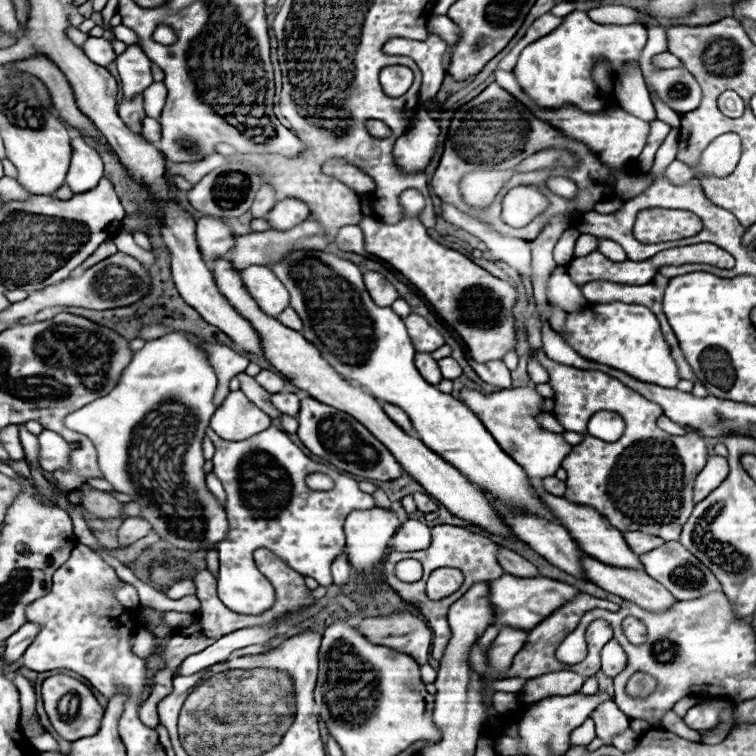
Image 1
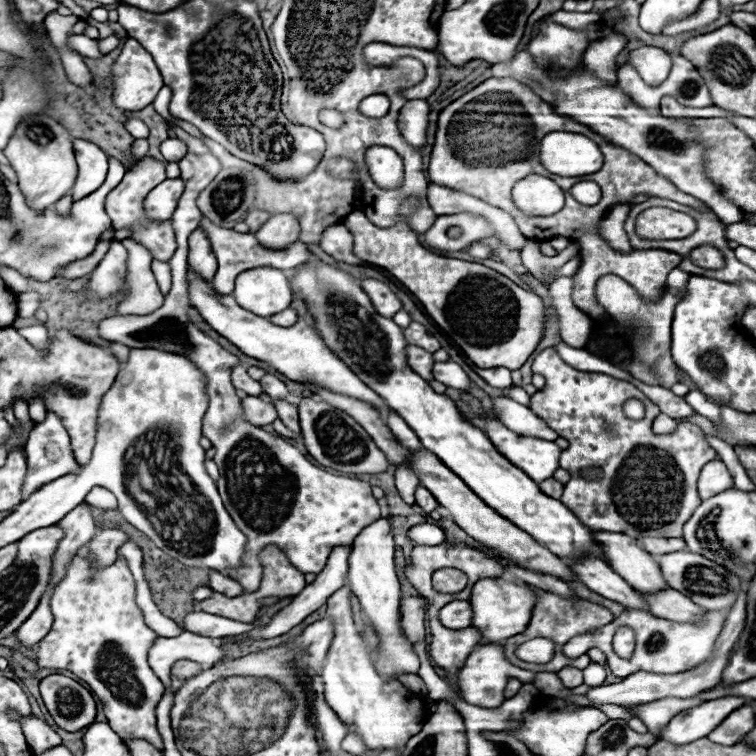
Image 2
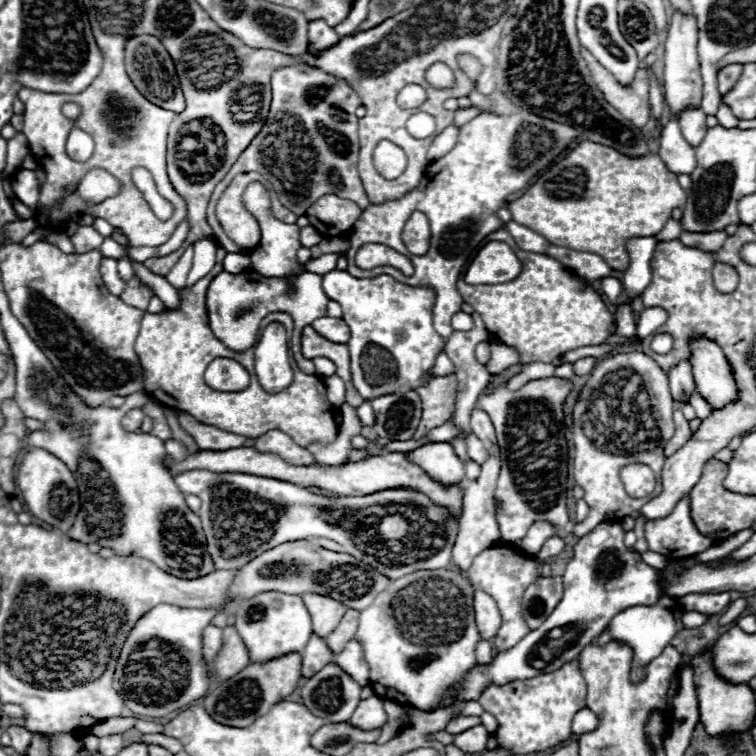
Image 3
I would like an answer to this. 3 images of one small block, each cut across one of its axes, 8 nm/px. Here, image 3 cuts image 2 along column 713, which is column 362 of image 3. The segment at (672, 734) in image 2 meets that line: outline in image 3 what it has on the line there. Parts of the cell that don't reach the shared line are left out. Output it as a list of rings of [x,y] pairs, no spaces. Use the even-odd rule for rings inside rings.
[[[372,696],[358,704],[348,724],[360,730],[376,730],[376,728],[382,728],[386,722],[388,722],[388,716],[382,708],[382,700],[378,696]]]

